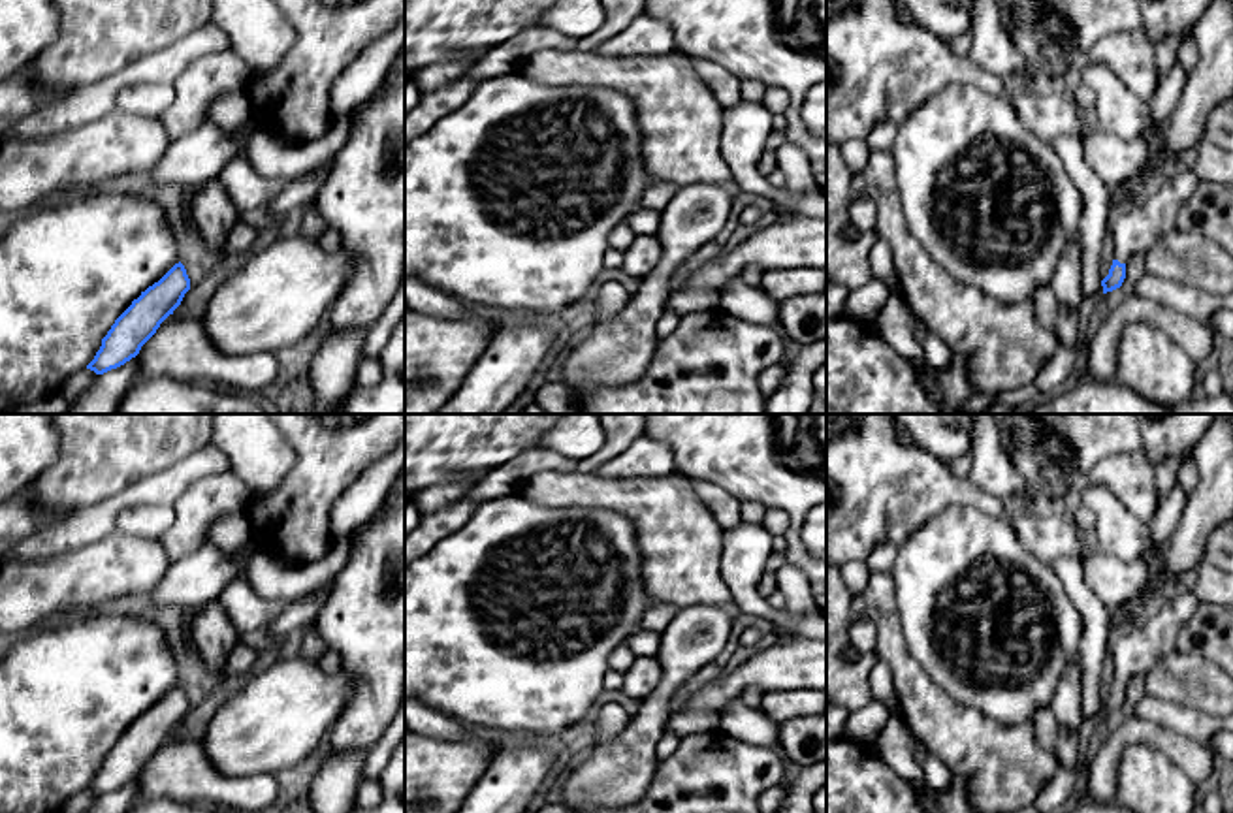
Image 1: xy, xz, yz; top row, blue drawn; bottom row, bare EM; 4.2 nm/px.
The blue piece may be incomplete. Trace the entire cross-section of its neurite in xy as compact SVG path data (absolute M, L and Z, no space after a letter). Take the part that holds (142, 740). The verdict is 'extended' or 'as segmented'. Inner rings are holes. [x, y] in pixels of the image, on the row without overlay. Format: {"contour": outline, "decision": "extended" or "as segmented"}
{"contour": "M179 683L115 741L87 790L104 796L136 779L160 745L181 726L188 711L190 700Z", "decision": "as segmented"}

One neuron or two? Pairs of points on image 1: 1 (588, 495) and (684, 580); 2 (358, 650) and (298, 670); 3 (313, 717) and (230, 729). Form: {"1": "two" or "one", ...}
{"1": "one", "2": "two", "3": "one"}

